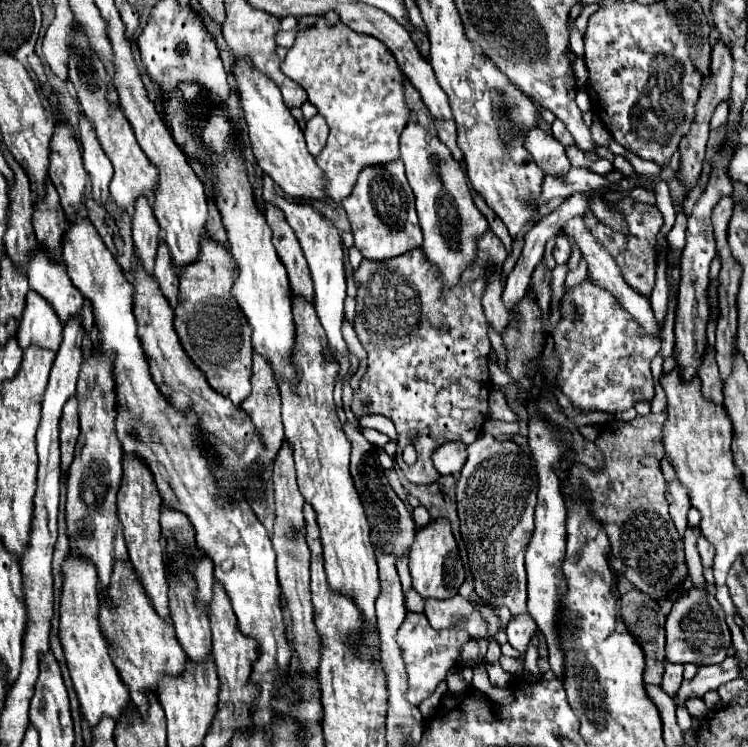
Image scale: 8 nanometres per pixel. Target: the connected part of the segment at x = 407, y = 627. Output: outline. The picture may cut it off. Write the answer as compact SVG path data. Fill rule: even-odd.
M410 613L406 617L406 621L398 631L398 645L402 649L402 659L408 673L408 693L406 693L408 703L418 707L424 699L428 699L434 693L438 683L444 679L444 675L440 673L446 673L454 665L454 659L458 657L460 647L466 641L468 641L468 635L464 635L464 631L460 629L444 629L444 631L432 629L428 619L422 613ZM412 673L420 673L420 675L412 679Z

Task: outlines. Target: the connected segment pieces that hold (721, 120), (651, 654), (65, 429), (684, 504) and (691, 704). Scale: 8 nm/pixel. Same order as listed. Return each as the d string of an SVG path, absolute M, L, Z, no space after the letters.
M722 101L716 109L714 109L714 115L712 115L712 121L710 121L710 129L718 129L720 125L724 125L728 121L728 101Z
M616 573L616 579L618 579L618 591L620 591L620 603L622 603L622 621L644 651L644 659L646 659L644 683L660 685L662 673L664 673L664 623L666 623L666 613L664 613L664 609L658 601L650 599L638 587L632 587L632 583L628 583L628 579L624 579L620 573Z
M68 399L64 405L64 415L60 419L60 447L62 447L62 473L68 473L72 461L74 461L74 449L78 441L78 409L76 399Z
M672 481L668 483L668 503L670 503L670 517L680 533L680 537L684 537L686 529L688 529L688 509L690 499L688 499L688 491L684 491L684 487L680 487L680 481Z
M689 697L686 700L685 707L691 714L691 716L704 718L708 714L708 709L700 697Z

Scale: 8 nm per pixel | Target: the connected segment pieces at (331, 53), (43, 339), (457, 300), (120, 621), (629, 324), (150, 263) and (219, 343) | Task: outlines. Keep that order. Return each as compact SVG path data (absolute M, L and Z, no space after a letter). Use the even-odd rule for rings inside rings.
M320 15L316 17L316 25L298 31L294 45L288 49L286 59L282 61L282 73L296 81L308 93L308 101L316 105L318 113L326 119L330 127L328 143L316 157L316 163L328 175L328 195L332 195L336 203L350 195L350 189L354 187L358 173L364 167L390 163L400 157L398 139L408 123L410 109L404 99L404 71L382 41L374 39L372 35L356 33L342 21L330 25L326 17Z
M28 291L24 319L20 321L20 331L16 333L20 349L40 347L58 353L62 343L62 327L56 313L36 291Z
M488 231L480 241L480 255L476 257L476 267L464 275L460 287L452 291L452 295L444 295L440 291L440 275L436 275L436 267L432 267L420 249L408 251L408 255L400 255L396 259L388 259L388 263L372 263L362 259L360 267L354 271L354 281L358 287L356 295L356 319L354 329L368 351L368 369L360 381L360 389L354 393L352 411L356 415L380 413L394 421L398 431L398 455L396 463L404 471L406 479L416 485L434 483L440 475L432 465L432 451L446 441L462 441L466 445L474 443L482 433L482 425L488 419L488 353L492 351L488 339L488 323L482 309L482 295L486 291L488 269L500 271L508 253L502 241ZM410 433L418 433L416 453L418 461L414 465L404 463L402 451L410 443Z
M116 563L108 595L116 603L116 609L112 611L102 603L100 617L104 619L104 631L108 631L108 639L112 639L116 647L116 667L120 667L124 683L132 687L132 703L140 717L148 717L148 695L156 695L158 679L180 677L186 671L186 655L174 635L174 627L168 627L168 623L152 611L144 589L136 583L136 575L132 575L130 563Z
M588 281L568 289L560 307L562 321L554 329L556 355L560 359L556 383L570 397L576 415L592 411L618 413L634 407L636 401L652 401L650 361L660 351L660 341L644 335L608 291Z
M138 199L136 211L132 213L132 239L140 265L146 273L152 275L160 241L160 227L156 227L156 217L152 215L152 207L146 199Z
M210 237L204 239L200 259L192 267L180 271L178 307L174 309L174 329L192 363L206 375L210 387L228 397L236 407L252 391L252 343L248 339L248 323L240 315L240 307L232 295L236 279L236 263L232 253Z

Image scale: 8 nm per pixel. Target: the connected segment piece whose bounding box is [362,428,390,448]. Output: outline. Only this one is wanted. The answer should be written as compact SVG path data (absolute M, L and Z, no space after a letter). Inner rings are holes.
M363 429L362 433L364 437L376 447L383 448L390 441L390 438L387 435L382 434L374 429Z

